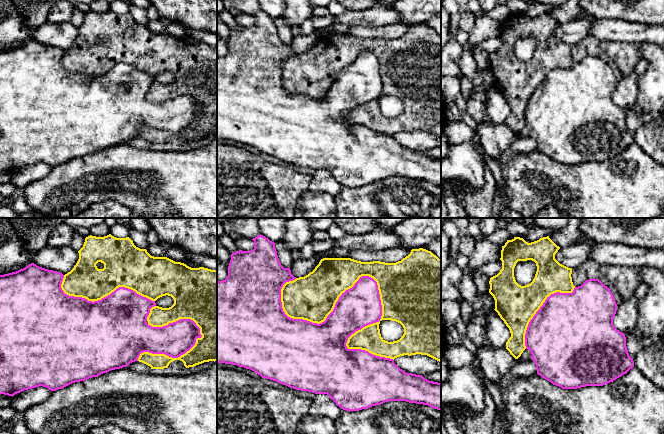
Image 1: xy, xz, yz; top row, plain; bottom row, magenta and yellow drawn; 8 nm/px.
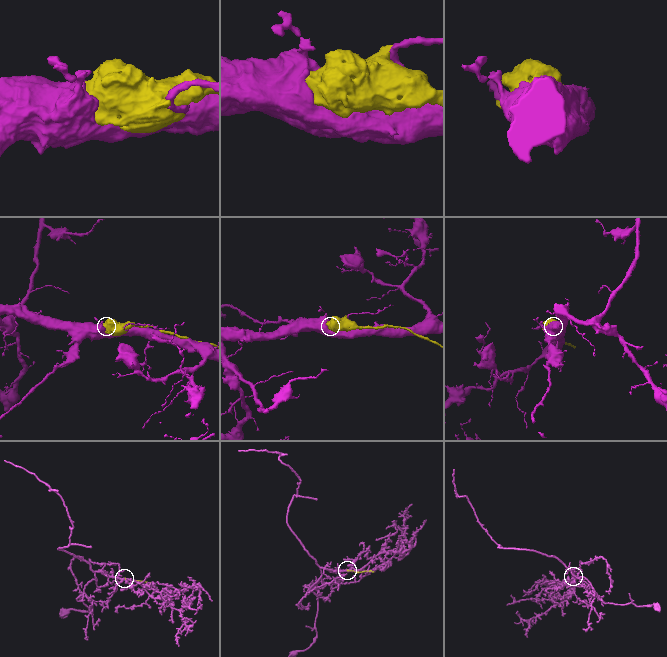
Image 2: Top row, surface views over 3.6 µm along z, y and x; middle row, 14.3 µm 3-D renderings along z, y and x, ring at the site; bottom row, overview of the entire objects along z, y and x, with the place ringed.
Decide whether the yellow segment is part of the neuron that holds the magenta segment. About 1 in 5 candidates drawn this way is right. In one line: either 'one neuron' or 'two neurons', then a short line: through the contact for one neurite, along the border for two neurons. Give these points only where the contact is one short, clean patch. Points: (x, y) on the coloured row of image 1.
two neurons

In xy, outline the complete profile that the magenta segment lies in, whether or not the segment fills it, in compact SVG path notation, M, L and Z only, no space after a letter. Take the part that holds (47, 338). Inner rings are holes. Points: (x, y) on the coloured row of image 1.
M29 264L16 272L0 275L0 394L14 396L43 386L51 391L72 383L98 377L138 361L141 353L165 354L178 358L201 338L200 328L191 319L180 319L163 327L152 327L146 320L155 301L135 291L119 287L98 301L69 296L61 288L64 275Z

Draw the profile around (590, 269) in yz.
M589 259L572 269L572 282L575 287L581 286L586 280L599 279L601 276L600 266L596 261Z

